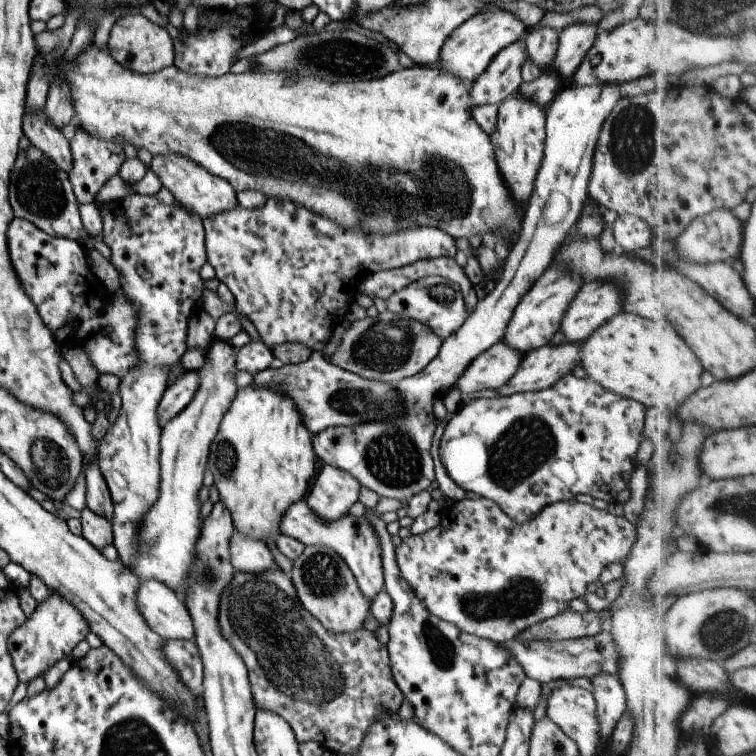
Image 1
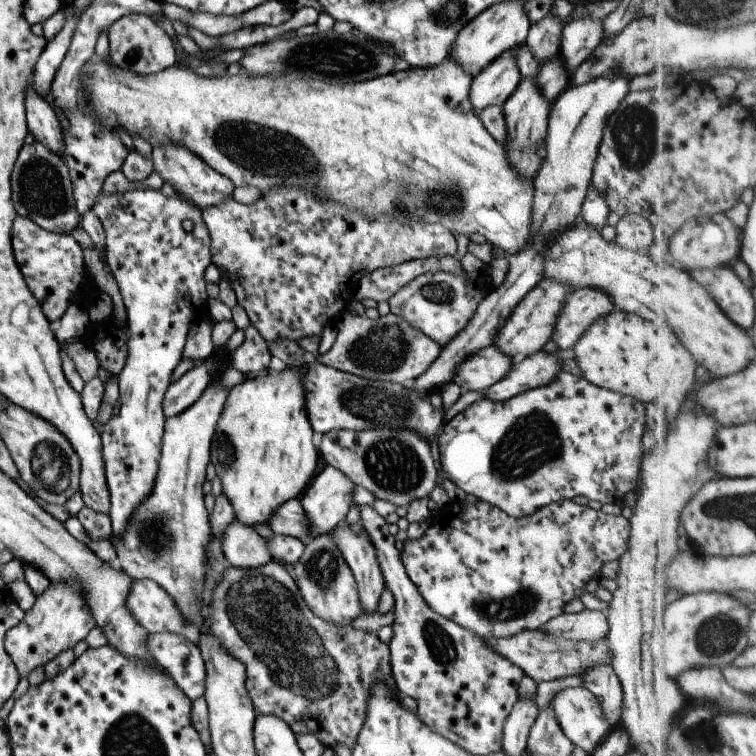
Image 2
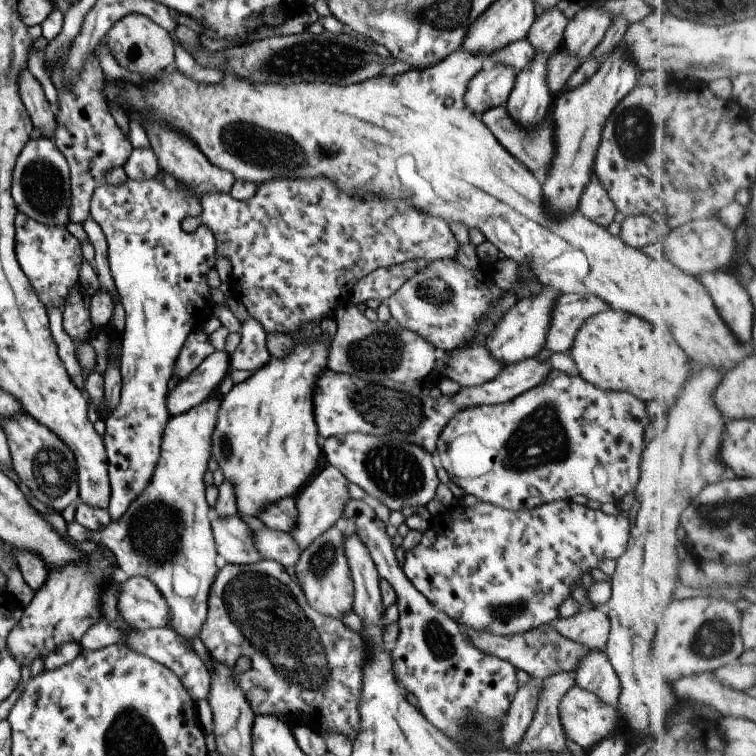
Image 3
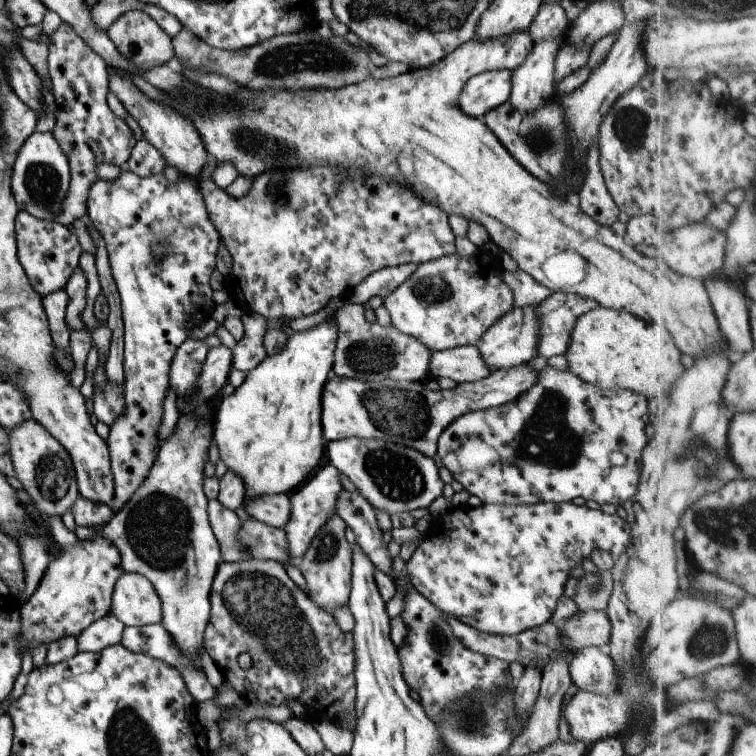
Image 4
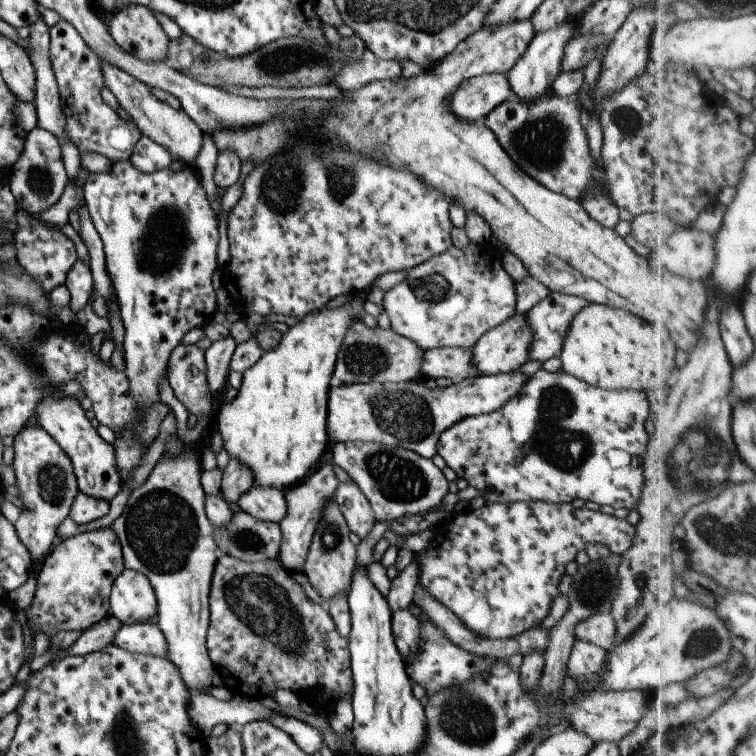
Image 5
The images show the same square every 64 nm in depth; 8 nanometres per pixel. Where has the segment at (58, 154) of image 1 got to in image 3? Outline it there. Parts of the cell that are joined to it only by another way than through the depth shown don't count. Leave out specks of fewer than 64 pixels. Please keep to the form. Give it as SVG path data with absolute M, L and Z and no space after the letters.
M26 68L18 76L18 95L26 108L32 126L39 130L41 136L55 142L56 120L49 108L50 104L43 96L41 85Z

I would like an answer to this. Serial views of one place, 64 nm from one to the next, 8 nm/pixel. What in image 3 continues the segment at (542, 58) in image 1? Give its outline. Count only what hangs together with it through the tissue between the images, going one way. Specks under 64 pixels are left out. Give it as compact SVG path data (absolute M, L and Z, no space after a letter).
M556 8L546 10L532 20L525 39L535 53L552 55L561 49L567 21Z

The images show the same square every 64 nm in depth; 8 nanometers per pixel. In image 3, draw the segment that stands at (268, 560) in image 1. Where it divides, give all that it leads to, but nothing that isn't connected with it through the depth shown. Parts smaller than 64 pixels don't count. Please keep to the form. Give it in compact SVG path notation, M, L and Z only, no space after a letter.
M214 506L209 507L209 513L211 517L210 527L220 563L248 565L258 563L261 559L265 560L265 558L262 558L262 554L256 549L252 531L247 527L247 524L241 520L240 516L235 514L220 519L216 516L216 513L214 513Z

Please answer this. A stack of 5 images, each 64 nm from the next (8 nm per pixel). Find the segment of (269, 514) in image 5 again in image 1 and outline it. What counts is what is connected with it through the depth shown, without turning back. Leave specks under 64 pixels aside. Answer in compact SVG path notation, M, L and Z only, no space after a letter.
M303 500L290 504L279 523L281 535L298 540L304 546L323 545L334 550L349 567L355 577L358 589L370 602L384 588L382 577L382 558L380 557L379 539L370 526L367 517L355 518L347 513L332 521L318 519L314 510Z

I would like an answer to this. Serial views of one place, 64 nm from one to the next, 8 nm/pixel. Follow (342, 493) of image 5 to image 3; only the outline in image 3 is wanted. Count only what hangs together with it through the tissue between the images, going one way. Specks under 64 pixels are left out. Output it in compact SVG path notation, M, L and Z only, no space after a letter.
M349 498L342 516L345 519L353 516L355 534L366 546L380 578L384 578L393 589L396 598L395 605L398 610L395 622L398 633L389 652L392 671L399 686L402 686L405 692L415 696L416 708L429 724L432 724L439 732L455 741L463 749L471 752L487 752L497 749L498 747L494 748L494 745L500 740L501 720L518 689L517 669L506 660L479 650L473 643L470 643L468 636L458 623L447 618L445 613L440 613L426 601L420 592L415 590L397 563L397 558L393 553L394 547L391 545L391 537L385 533L387 524L377 518L374 510L364 500L356 501Z

